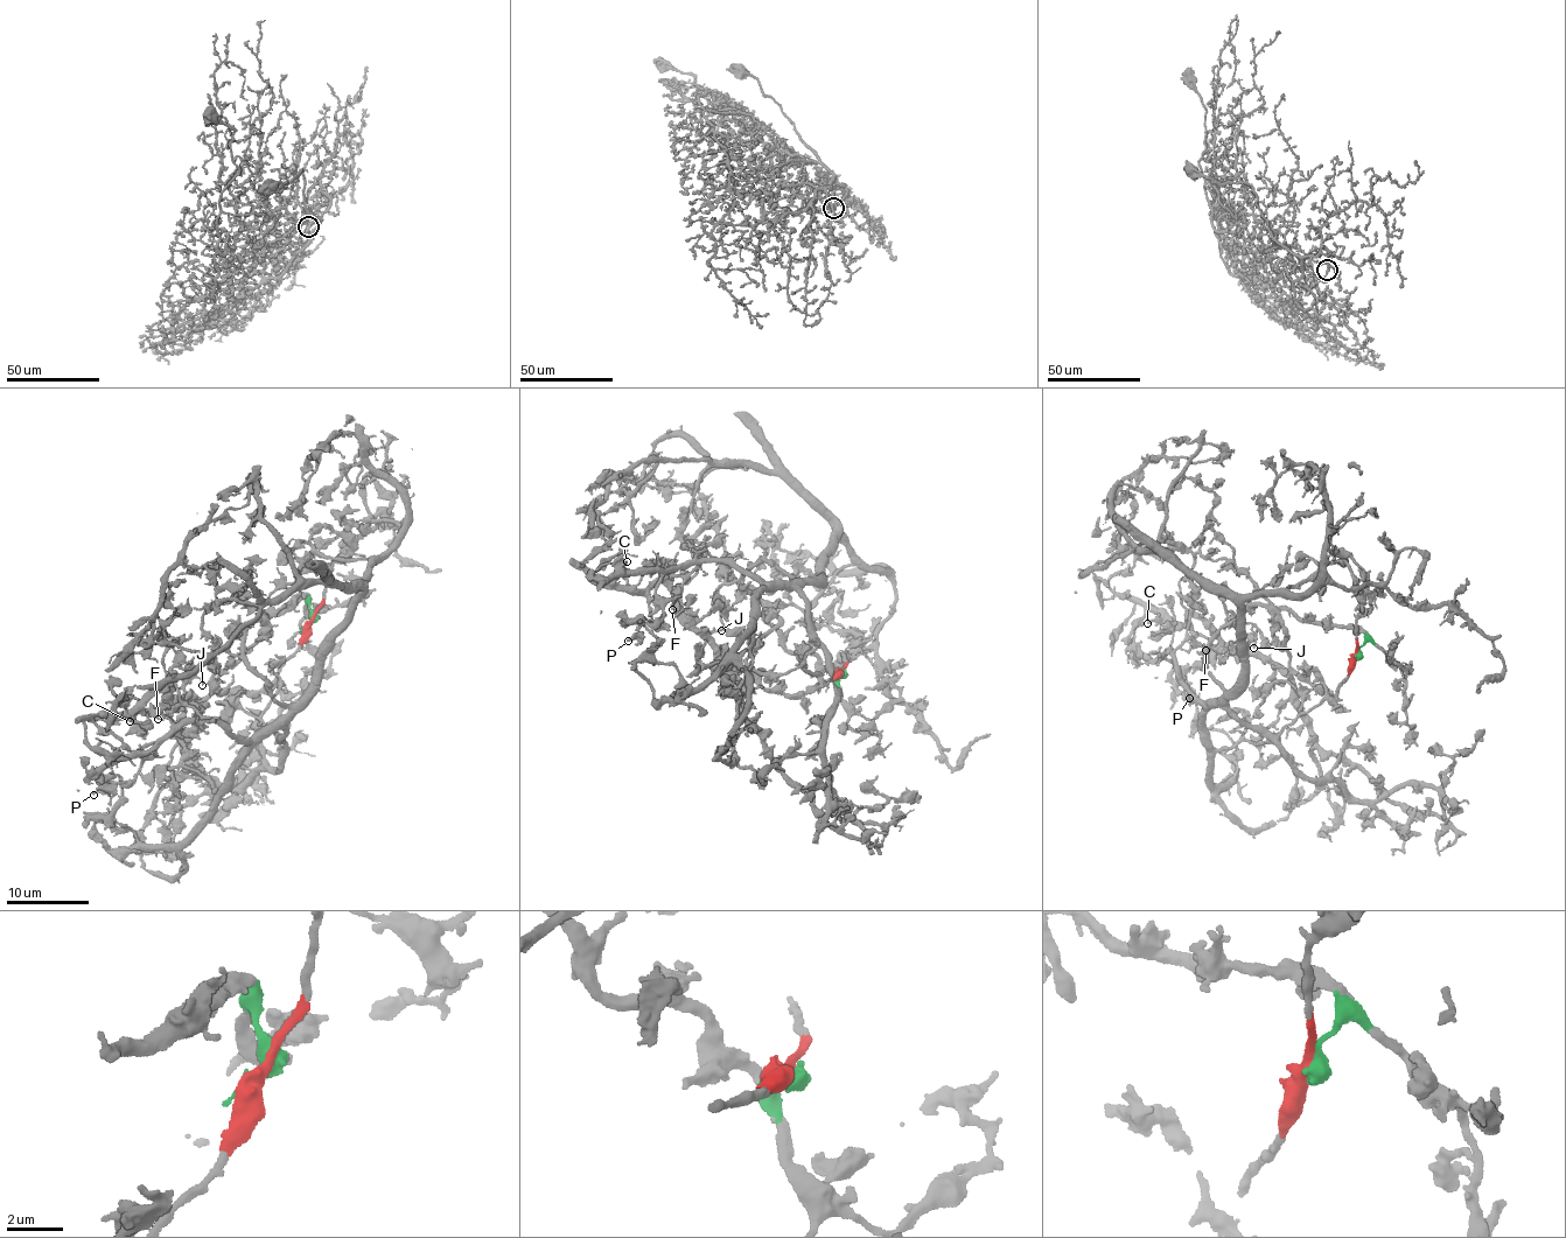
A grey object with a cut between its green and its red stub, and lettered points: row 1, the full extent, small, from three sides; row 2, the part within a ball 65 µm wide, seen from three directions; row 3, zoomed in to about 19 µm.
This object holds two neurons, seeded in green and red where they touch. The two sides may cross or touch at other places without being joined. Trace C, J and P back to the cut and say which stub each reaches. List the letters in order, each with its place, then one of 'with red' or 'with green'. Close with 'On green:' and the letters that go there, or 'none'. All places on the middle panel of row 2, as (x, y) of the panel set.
C: place (627, 561); with red
J: place (721, 630); with red
P: place (628, 641); with green
On green: P

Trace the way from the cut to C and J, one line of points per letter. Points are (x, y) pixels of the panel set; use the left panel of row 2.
C: (310, 621), (306, 635), (259, 691), (173, 703), (170, 689), (162, 684), (114, 720), (130, 721)
J: (310, 621), (306, 635), (271, 683), (259, 691), (210, 693), (195, 699), (183, 694), (195, 677), (202, 685)

